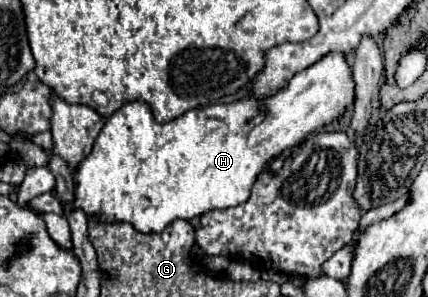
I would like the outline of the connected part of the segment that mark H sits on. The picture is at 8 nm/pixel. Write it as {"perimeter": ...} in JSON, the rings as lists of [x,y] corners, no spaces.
{"perimeter":[[[328,54],[326,58],[322,58],[320,62],[316,62],[314,66],[298,72],[288,88],[280,90],[276,96],[272,98],[266,98],[264,102],[256,102],[252,98],[246,98],[246,100],[238,100],[234,104],[214,104],[214,106],[206,106],[206,108],[194,108],[194,110],[188,110],[186,114],[182,114],[180,118],[174,118],[166,124],[160,124],[154,120],[154,114],[152,114],[152,108],[146,104],[146,102],[128,102],[126,106],[122,106],[120,110],[116,110],[104,124],[100,136],[96,138],[94,142],[94,150],[78,164],[78,168],[74,170],[74,200],[72,202],[62,202],[62,208],[64,212],[72,212],[72,210],[82,210],[86,216],[92,216],[92,218],[98,218],[102,224],[112,224],[112,222],[128,222],[134,226],[134,230],[142,232],[142,234],[150,234],[150,232],[162,232],[170,222],[174,220],[194,220],[196,216],[202,216],[210,210],[216,210],[216,208],[232,208],[232,206],[238,206],[242,202],[248,200],[250,196],[250,188],[258,176],[258,172],[266,166],[266,162],[270,162],[272,158],[276,158],[276,154],[282,154],[284,150],[292,150],[296,144],[300,144],[310,132],[322,128],[324,124],[332,122],[334,118],[338,118],[346,106],[350,106],[354,102],[354,80],[352,80],[352,72],[350,72],[350,66],[346,62],[346,58],[342,54]]]}

